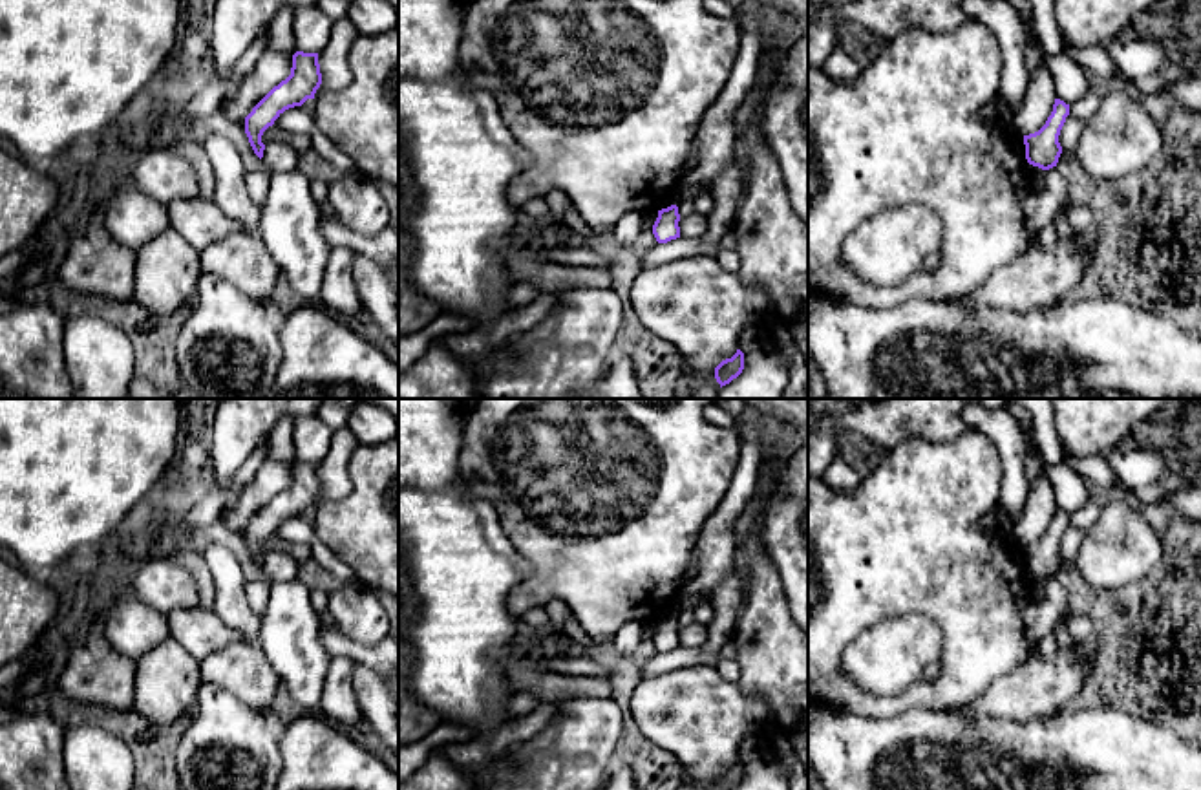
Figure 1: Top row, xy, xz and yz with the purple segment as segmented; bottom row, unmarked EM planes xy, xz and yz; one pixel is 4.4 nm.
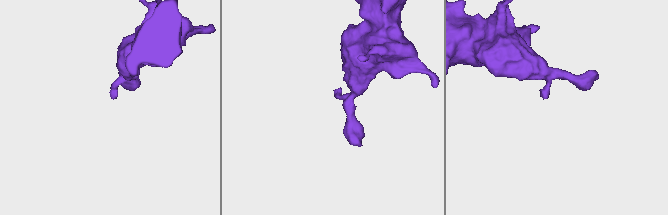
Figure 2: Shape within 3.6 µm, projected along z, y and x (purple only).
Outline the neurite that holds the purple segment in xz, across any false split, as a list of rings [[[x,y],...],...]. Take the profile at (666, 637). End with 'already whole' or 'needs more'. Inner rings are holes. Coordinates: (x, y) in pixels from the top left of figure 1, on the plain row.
[[[676,614],[658,620],[658,627],[653,635],[653,644],[654,644],[656,651],[667,653],[671,649],[680,647],[678,631],[680,631],[680,624],[678,624]]]; already whole

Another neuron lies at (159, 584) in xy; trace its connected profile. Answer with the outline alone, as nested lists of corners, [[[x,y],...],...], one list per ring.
[[[165,552],[135,565],[135,576],[128,589],[161,614],[199,605],[199,589],[194,578]]]

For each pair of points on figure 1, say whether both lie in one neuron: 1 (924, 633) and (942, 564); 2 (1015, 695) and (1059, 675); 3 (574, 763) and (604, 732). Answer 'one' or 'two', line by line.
1: two
2: one
3: one

